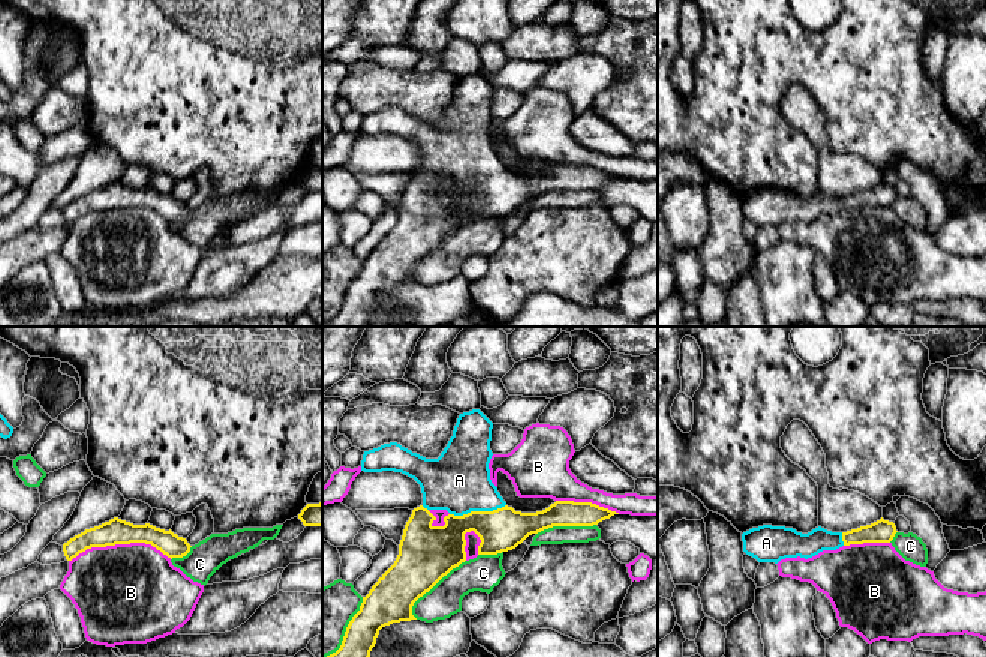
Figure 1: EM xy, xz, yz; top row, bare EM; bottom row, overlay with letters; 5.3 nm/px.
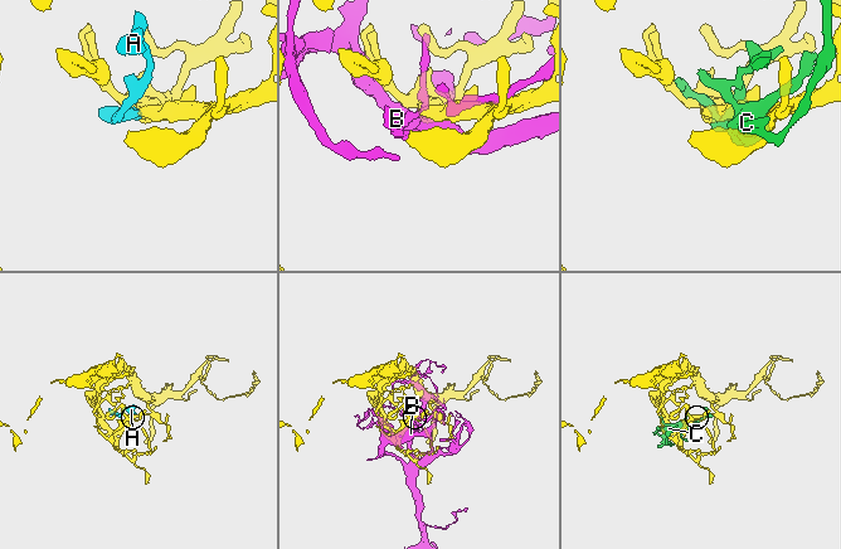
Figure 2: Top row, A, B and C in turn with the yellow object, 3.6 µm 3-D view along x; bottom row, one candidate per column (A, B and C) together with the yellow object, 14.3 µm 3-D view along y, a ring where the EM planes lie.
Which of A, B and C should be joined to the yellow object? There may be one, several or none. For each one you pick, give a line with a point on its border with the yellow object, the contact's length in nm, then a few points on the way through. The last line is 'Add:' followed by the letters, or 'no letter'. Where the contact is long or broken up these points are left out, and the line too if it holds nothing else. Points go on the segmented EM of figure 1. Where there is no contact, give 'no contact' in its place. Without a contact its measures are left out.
A: xz (477, 512) | 300 nm | across xz (502, 530), (484, 512), (477, 512), (459, 480)
Add: A

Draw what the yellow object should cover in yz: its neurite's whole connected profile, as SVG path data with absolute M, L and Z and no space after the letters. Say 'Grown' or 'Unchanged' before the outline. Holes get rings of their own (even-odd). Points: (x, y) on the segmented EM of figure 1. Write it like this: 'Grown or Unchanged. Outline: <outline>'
Grown. Outline: M883 518L871 525L847 532L832 532L821 526L808 534L793 528L763 525L742 534L743 552L758 562L778 564L785 558L812 558L823 550L863 543L890 543L896 534L893 522Z

